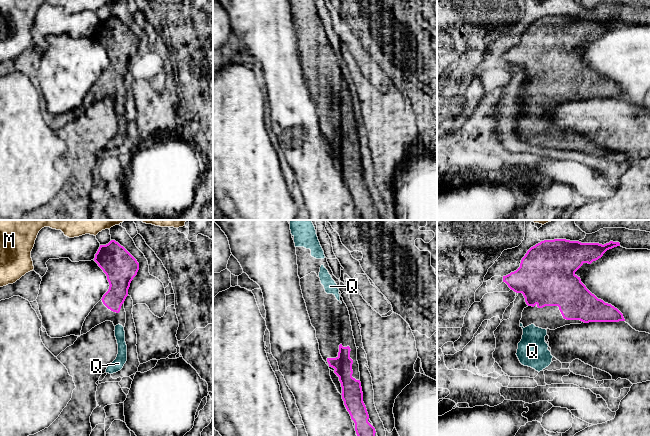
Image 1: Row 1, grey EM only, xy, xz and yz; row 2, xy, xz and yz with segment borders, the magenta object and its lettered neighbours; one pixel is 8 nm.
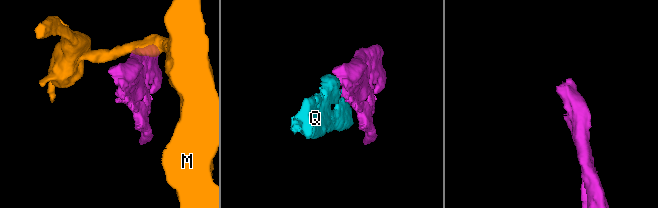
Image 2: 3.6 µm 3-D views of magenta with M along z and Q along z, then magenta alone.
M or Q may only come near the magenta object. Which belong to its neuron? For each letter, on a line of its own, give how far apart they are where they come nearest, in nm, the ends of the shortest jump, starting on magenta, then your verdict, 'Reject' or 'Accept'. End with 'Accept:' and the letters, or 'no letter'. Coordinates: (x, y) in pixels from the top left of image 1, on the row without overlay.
M: Distance 90 nm. Across: xy (100, 21), (95, 11). Reject
Q: Distance 100 nm. Across: xy (118, 88), (118, 100). Accept
Accept: Q

